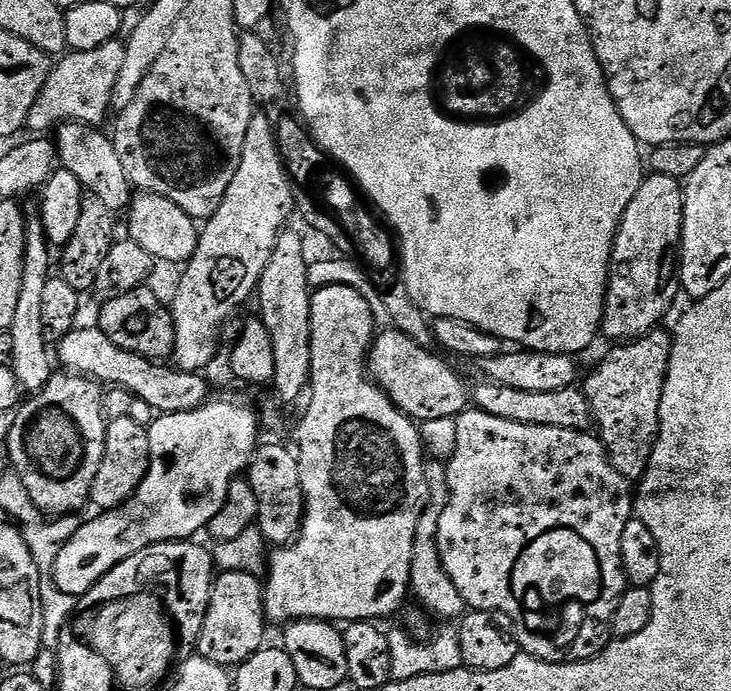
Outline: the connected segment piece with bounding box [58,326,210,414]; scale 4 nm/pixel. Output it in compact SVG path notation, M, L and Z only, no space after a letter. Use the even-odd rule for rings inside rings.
M99 326L92 328L77 327L66 338L58 341L60 360L65 369L78 376L87 376L100 381L101 385L117 384L117 389L132 393L133 397L146 402L153 413L185 412L194 410L208 403L210 393L203 375L194 372L181 372L164 362L148 360L133 352L122 350L106 338ZM169 366L169 368L167 368Z

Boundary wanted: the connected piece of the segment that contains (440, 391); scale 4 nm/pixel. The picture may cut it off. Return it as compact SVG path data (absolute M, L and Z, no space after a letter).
M387 331L373 339L368 350L366 372L403 415L416 422L450 420L469 407L470 388L464 385L463 378L456 373L451 359L443 360L439 351L423 348L402 332Z

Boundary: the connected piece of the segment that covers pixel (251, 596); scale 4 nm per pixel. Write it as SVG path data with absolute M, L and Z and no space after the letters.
M225 571L213 579L204 625L196 642L196 652L202 658L232 670L265 647L264 627L270 620L264 614L264 584L260 579L255 572Z

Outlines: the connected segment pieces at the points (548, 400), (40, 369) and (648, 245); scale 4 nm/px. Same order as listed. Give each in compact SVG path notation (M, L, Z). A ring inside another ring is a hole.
M495 382L484 383L488 384L480 384L474 388L474 404L479 411L536 426L558 426L579 432L593 427L594 413L583 387L573 386L564 390L549 390L536 394L534 390L514 390L504 388Z
M29 215L24 233L24 269L22 270L22 290L18 294L18 306L14 310L14 322L10 329L14 338L14 354L10 365L16 373L16 381L25 393L35 394L43 390L46 382L54 374L52 360L48 357L50 342L42 330L42 293L46 282L54 275L54 248L48 242L43 222L39 215Z
M655 174L645 175L640 183L638 194L630 198L630 206L626 206L626 214L622 214L620 229L616 231L616 241L612 247L612 267L608 269L608 293L604 296L604 322L602 325L603 335L609 336L612 342L627 342L635 340L638 336L645 336L647 332L653 331L656 324L668 312L668 307L676 300L678 296L678 253L680 250L680 239L682 238L682 222L684 221L684 190L681 181L675 180L670 176L657 176Z

